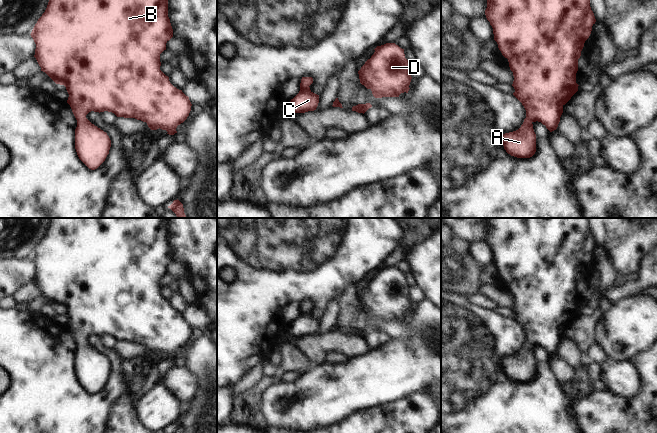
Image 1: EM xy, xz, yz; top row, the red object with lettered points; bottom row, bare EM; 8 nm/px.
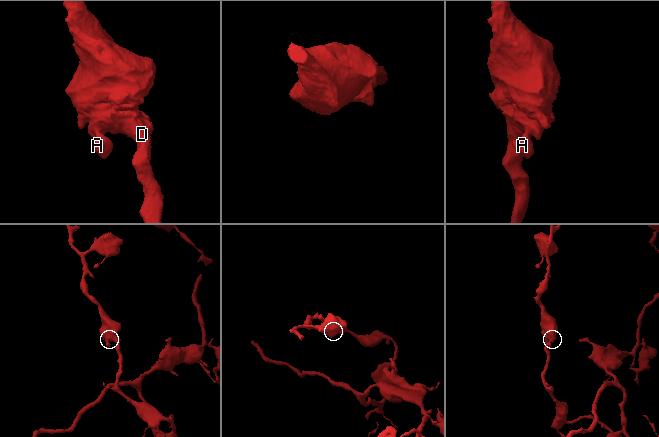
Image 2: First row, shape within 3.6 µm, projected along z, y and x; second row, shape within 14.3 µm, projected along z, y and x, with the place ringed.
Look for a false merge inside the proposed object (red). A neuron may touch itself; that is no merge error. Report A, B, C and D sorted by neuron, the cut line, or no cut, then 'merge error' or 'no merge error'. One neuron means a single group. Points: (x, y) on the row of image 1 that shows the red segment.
A B C D | no cut | no merge error

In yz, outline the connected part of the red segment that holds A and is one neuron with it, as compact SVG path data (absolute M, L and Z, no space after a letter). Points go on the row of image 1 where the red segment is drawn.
M487 0L485 15L513 72L513 95L526 110L521 127L502 134L501 143L511 156L530 158L536 152L532 123L541 122L550 132L556 130L563 106L578 91L578 59L596 19L590 0Z

